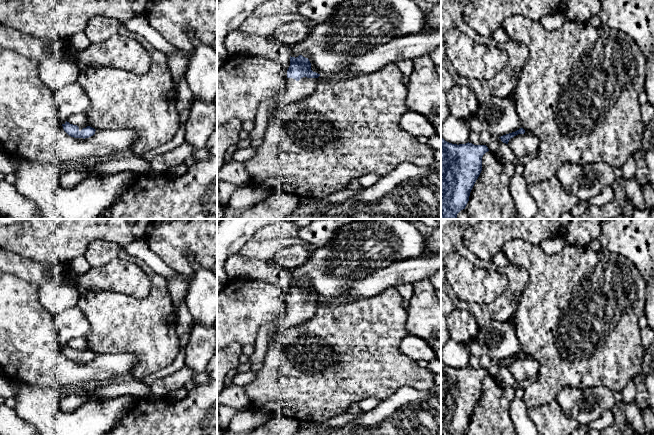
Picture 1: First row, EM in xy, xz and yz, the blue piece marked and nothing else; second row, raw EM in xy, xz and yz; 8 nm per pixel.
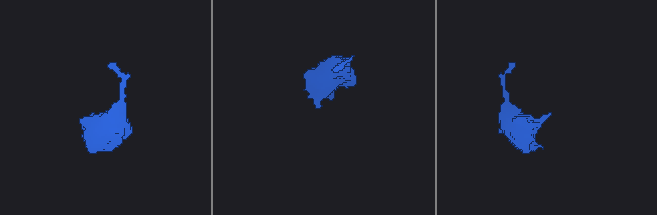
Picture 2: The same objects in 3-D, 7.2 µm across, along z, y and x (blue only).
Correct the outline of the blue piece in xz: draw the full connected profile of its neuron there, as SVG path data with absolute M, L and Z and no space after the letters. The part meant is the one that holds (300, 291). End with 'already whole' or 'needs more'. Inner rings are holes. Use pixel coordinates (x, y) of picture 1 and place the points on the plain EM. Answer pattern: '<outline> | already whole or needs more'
M302 279L296 282L290 280L286 315L267 334L268 341L277 333L313 318L319 300L320 298L311 294L311 287L308 282Z | needs more

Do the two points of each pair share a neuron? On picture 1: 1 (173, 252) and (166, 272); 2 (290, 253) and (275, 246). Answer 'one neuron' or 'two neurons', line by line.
1: two neurons
2: two neurons

